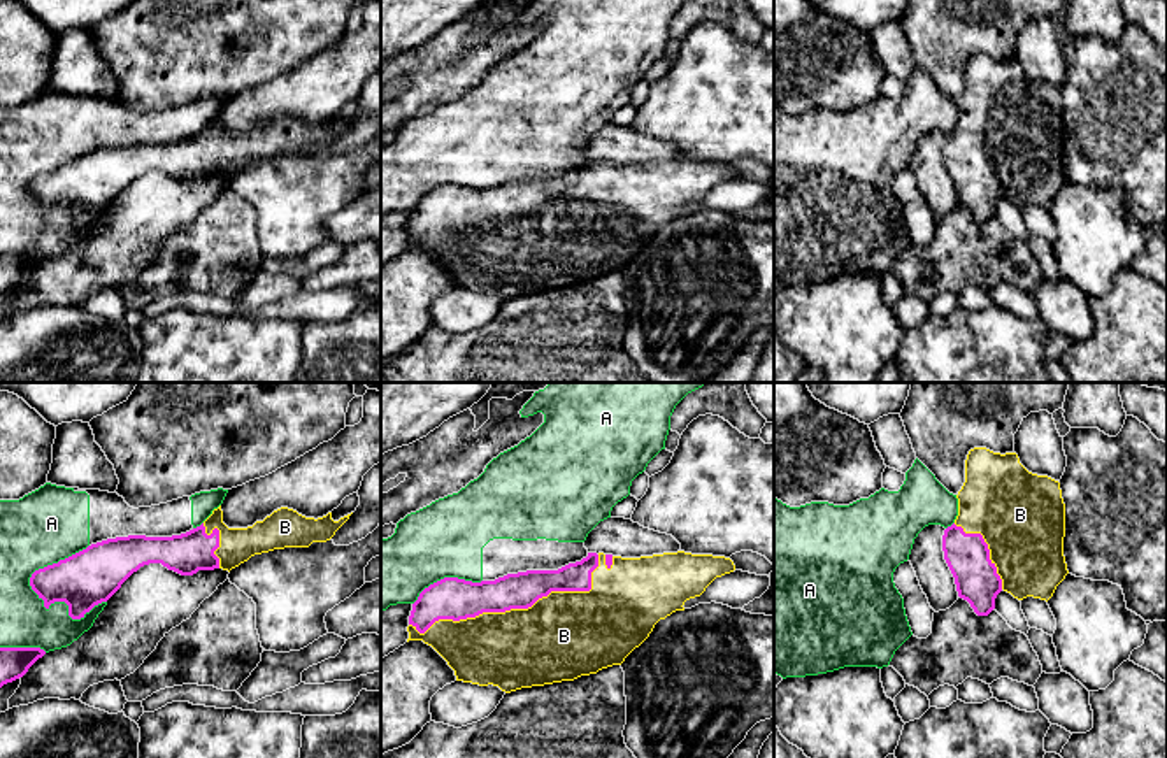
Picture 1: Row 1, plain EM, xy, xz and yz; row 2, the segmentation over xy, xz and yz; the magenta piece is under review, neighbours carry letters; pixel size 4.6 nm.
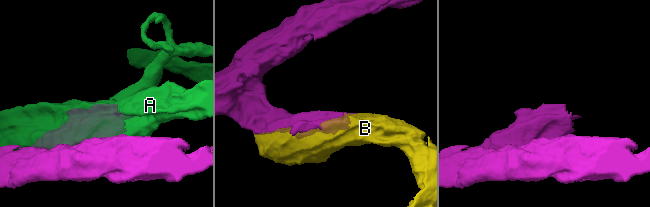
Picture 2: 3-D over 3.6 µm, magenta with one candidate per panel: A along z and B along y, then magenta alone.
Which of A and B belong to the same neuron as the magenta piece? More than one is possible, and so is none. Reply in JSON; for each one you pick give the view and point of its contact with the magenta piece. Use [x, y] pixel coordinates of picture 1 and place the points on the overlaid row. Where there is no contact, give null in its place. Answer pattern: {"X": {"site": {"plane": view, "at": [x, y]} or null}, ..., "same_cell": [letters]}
{"B": {"site": {"plane": "xz", "at": [516, 607]}}, "same_cell": ["B"]}

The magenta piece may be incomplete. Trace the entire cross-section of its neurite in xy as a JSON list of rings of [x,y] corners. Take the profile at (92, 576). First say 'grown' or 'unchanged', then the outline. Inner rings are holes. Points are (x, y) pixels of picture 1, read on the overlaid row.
grown; [[[219,505],[200,526],[181,535],[128,535],[91,544],[35,570],[30,586],[44,600],[46,609],[54,602],[65,602],[68,616],[81,619],[95,605],[107,602],[144,565],[161,563],[181,576],[214,568],[230,572],[254,554],[326,542],[349,516],[333,521],[328,512],[314,519],[281,507],[253,526],[228,528]]]

